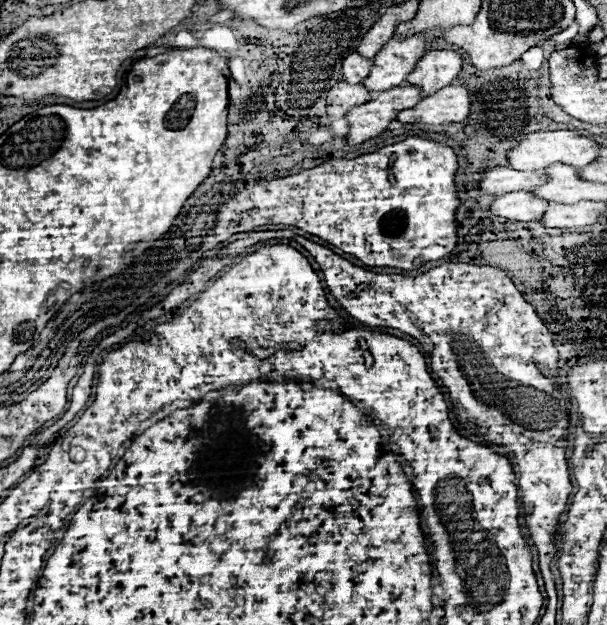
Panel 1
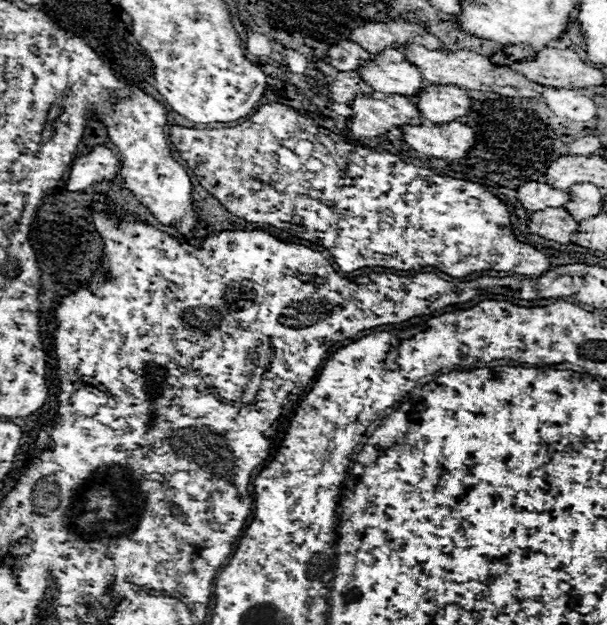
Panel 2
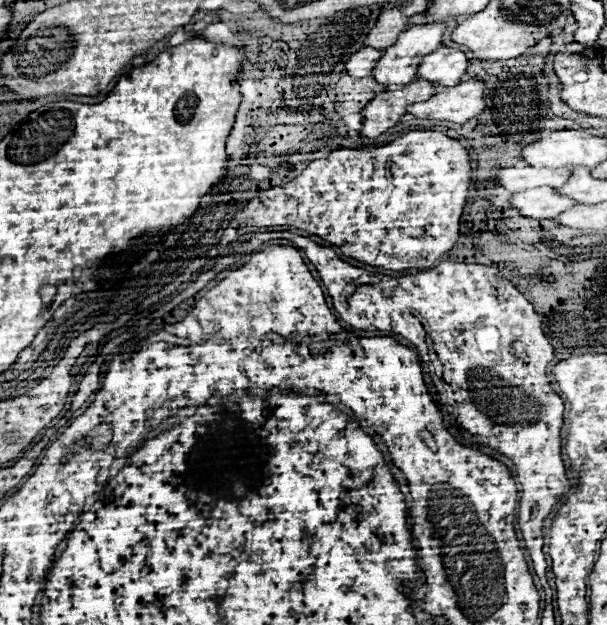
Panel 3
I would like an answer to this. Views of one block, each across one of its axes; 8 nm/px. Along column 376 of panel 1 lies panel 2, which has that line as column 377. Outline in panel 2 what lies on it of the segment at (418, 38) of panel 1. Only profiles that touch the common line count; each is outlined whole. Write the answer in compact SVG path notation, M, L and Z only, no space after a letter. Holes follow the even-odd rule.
M386 48L380 54L372 54L372 60L364 62L364 66L358 68L358 74L370 88L374 88L376 92L382 92L386 96L390 96L390 94L414 96L418 90L424 88L422 74L418 74L418 70L414 70L414 66L410 66L410 62L406 62L404 54L396 48Z

